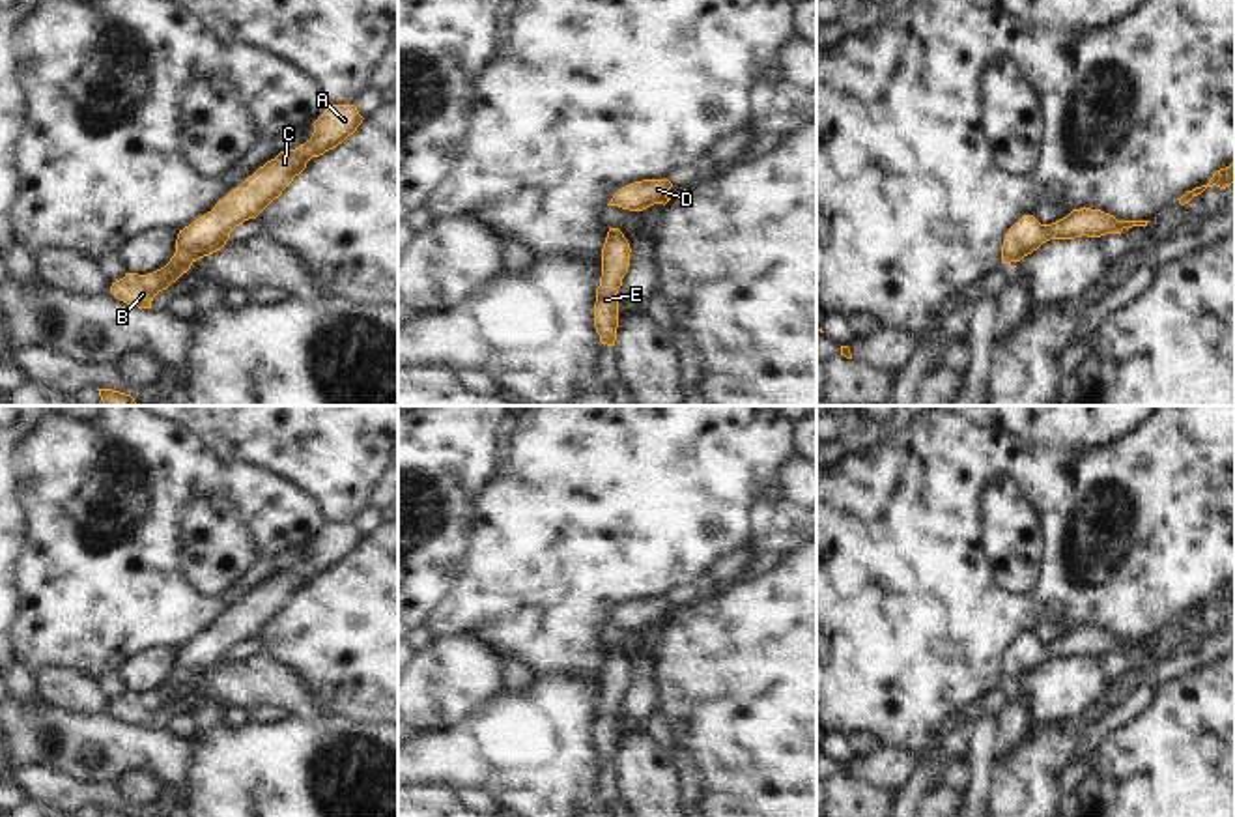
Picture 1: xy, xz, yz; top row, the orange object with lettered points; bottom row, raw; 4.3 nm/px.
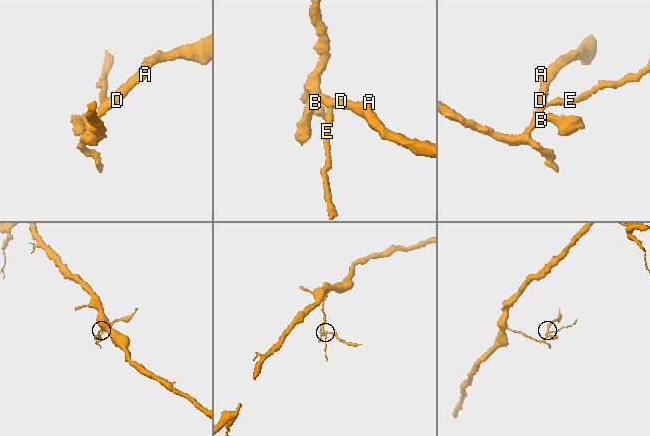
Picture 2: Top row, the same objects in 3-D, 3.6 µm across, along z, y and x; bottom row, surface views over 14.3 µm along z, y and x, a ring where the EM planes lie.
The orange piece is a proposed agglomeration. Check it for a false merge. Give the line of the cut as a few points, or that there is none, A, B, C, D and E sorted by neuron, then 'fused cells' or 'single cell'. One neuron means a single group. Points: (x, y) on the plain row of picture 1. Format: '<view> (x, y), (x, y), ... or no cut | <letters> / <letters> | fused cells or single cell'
no cut | A B C D E | single cell

